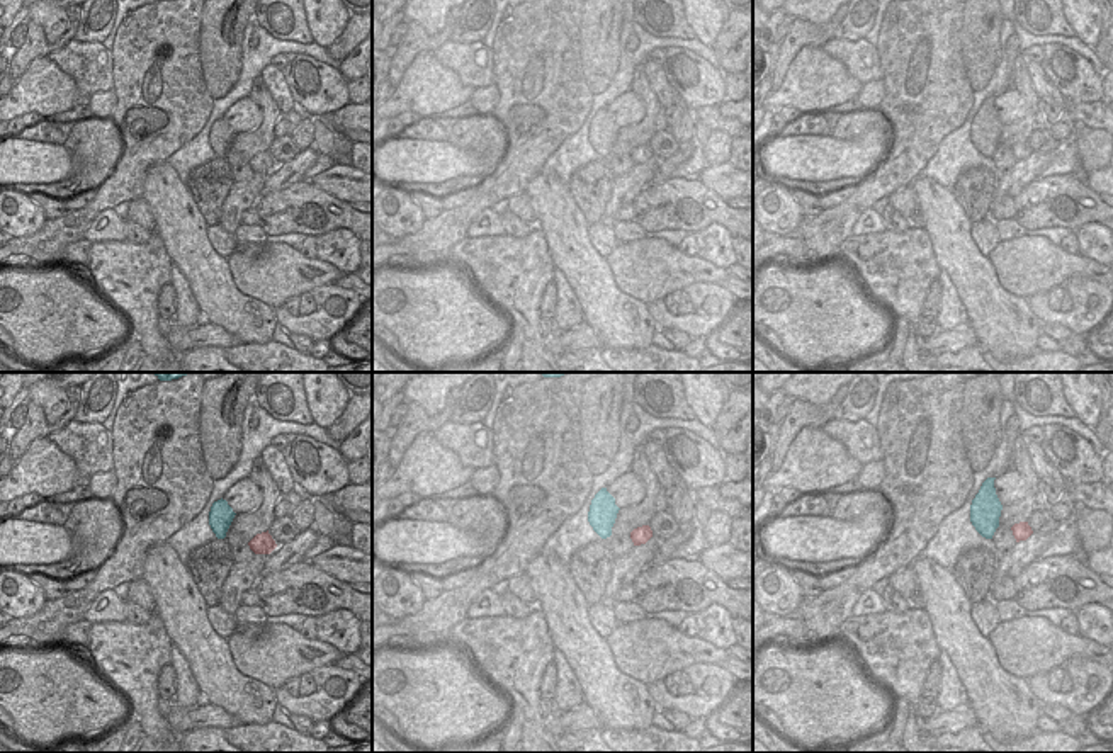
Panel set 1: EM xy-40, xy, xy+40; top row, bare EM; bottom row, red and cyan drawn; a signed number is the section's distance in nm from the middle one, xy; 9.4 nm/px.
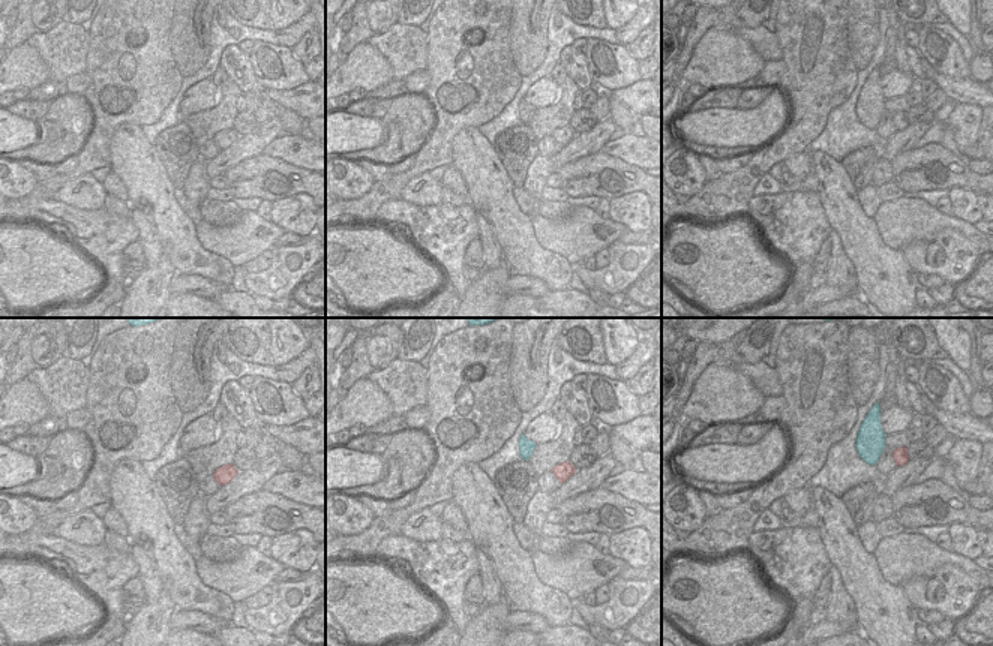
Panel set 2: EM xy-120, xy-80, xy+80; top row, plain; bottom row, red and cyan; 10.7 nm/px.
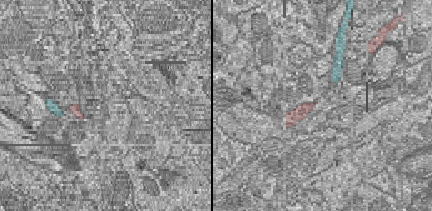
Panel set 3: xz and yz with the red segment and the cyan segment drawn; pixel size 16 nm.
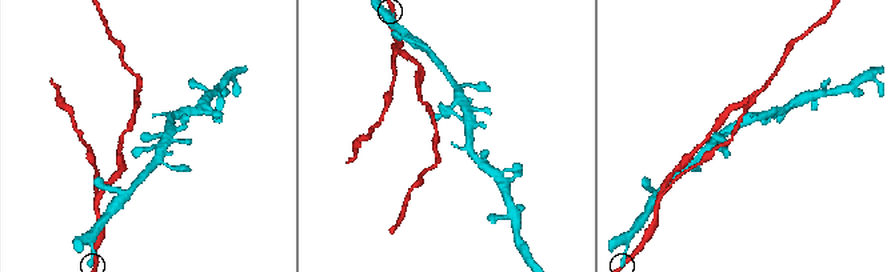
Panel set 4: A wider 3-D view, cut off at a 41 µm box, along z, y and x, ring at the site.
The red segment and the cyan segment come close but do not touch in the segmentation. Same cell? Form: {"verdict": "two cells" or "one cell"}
{"verdict": "two cells"}

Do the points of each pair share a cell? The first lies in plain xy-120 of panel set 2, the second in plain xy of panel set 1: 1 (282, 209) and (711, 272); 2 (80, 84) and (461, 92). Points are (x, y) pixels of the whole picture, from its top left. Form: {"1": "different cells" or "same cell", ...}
{"1": "different cells", "2": "different cells"}

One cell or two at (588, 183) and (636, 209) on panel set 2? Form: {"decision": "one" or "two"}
{"decision": "two"}

